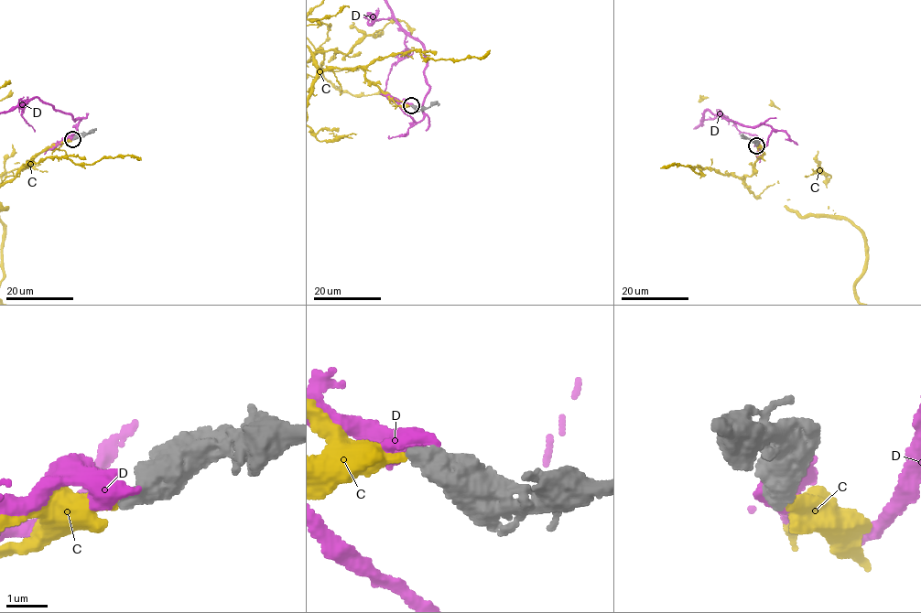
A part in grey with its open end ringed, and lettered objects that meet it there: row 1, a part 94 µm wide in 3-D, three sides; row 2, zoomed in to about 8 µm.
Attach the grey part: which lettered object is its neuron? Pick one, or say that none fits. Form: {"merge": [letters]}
{"merge": ["C"]}

